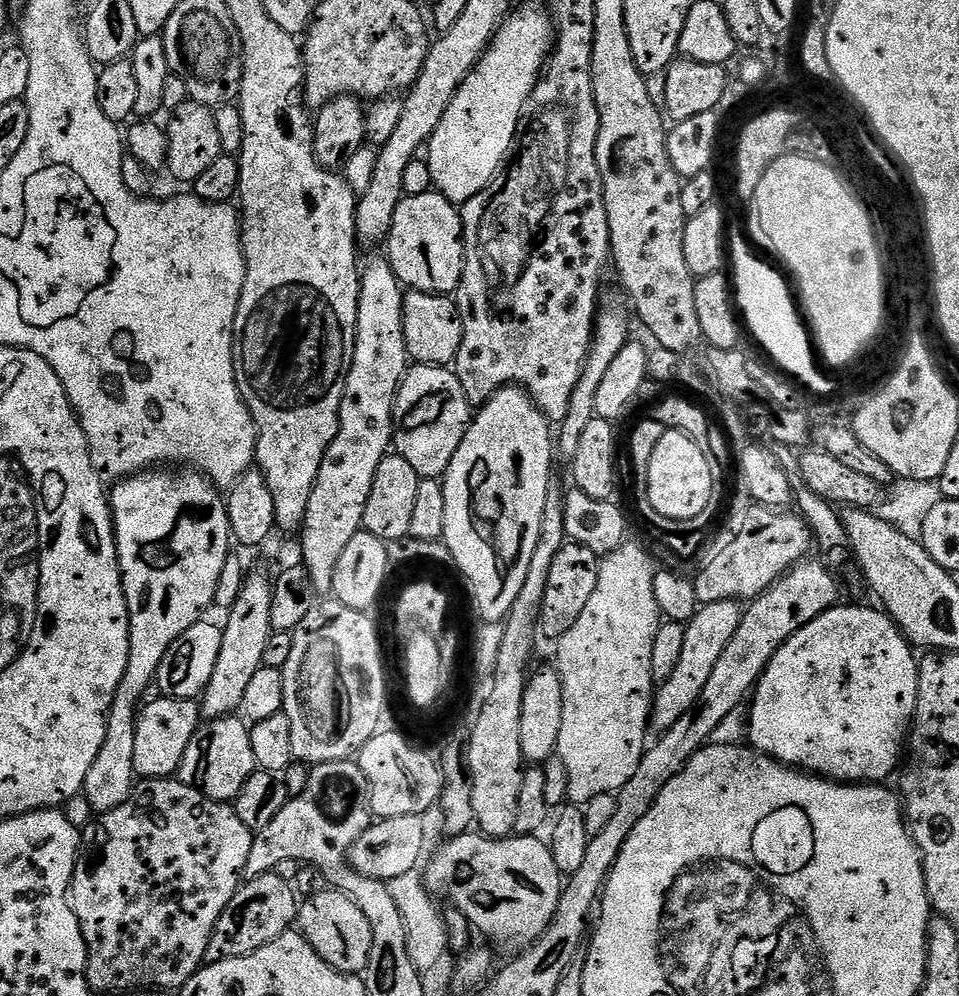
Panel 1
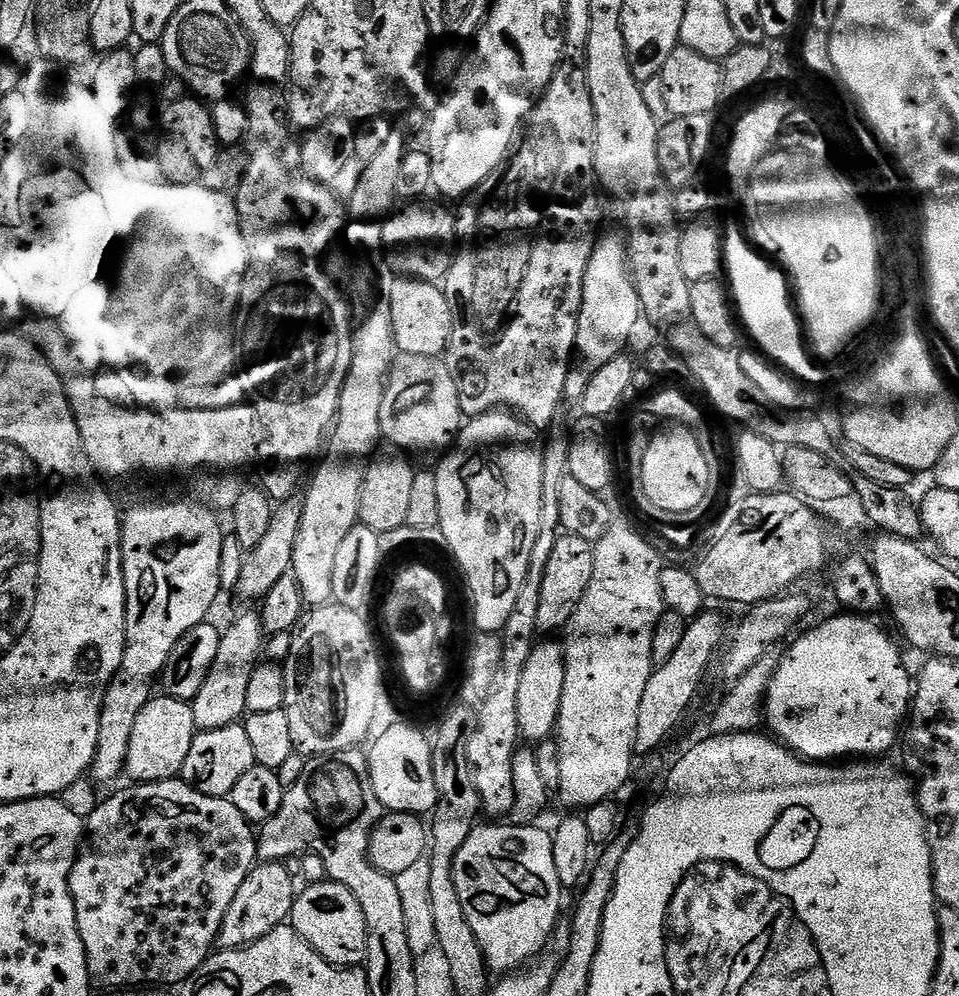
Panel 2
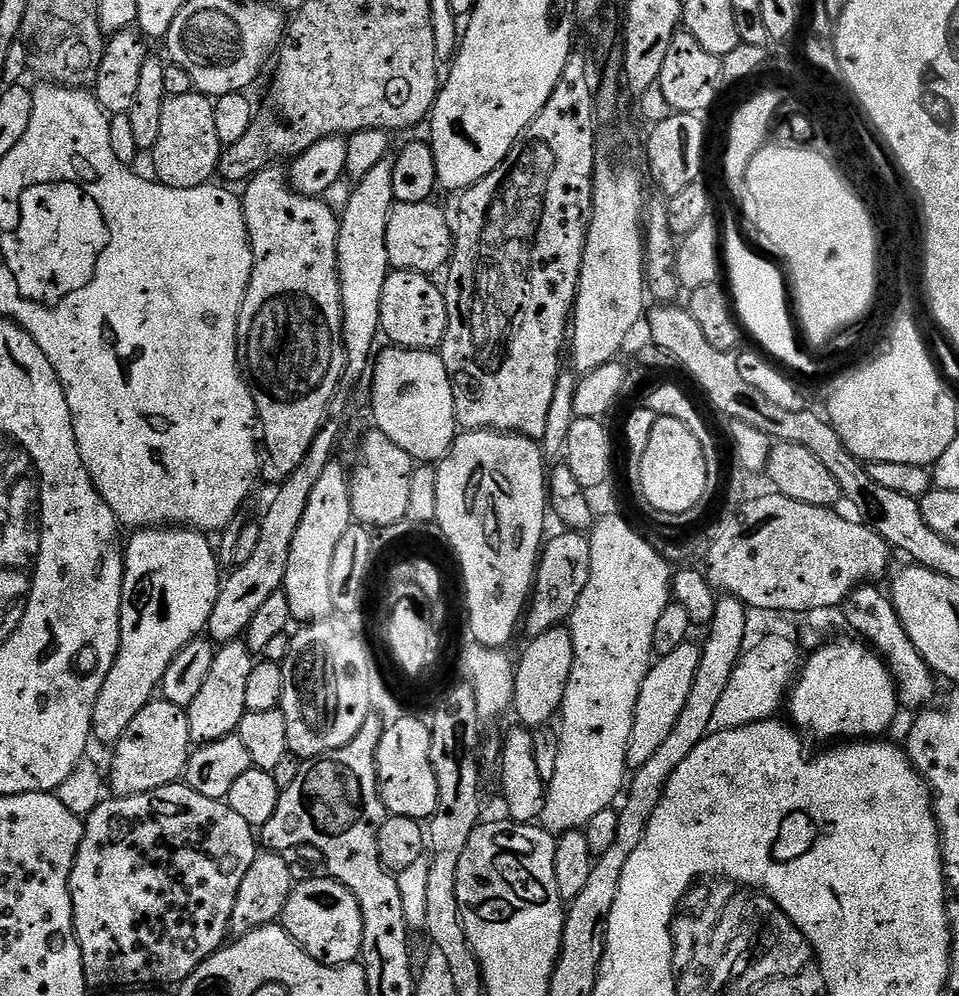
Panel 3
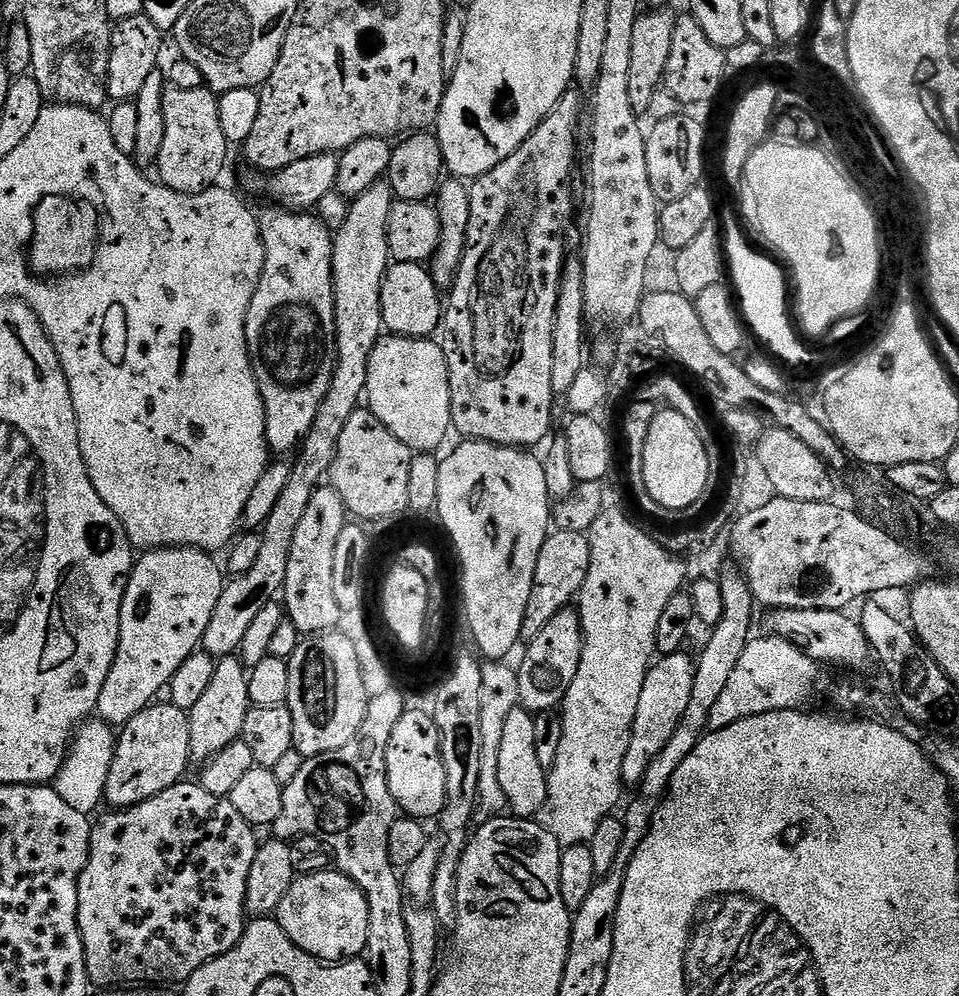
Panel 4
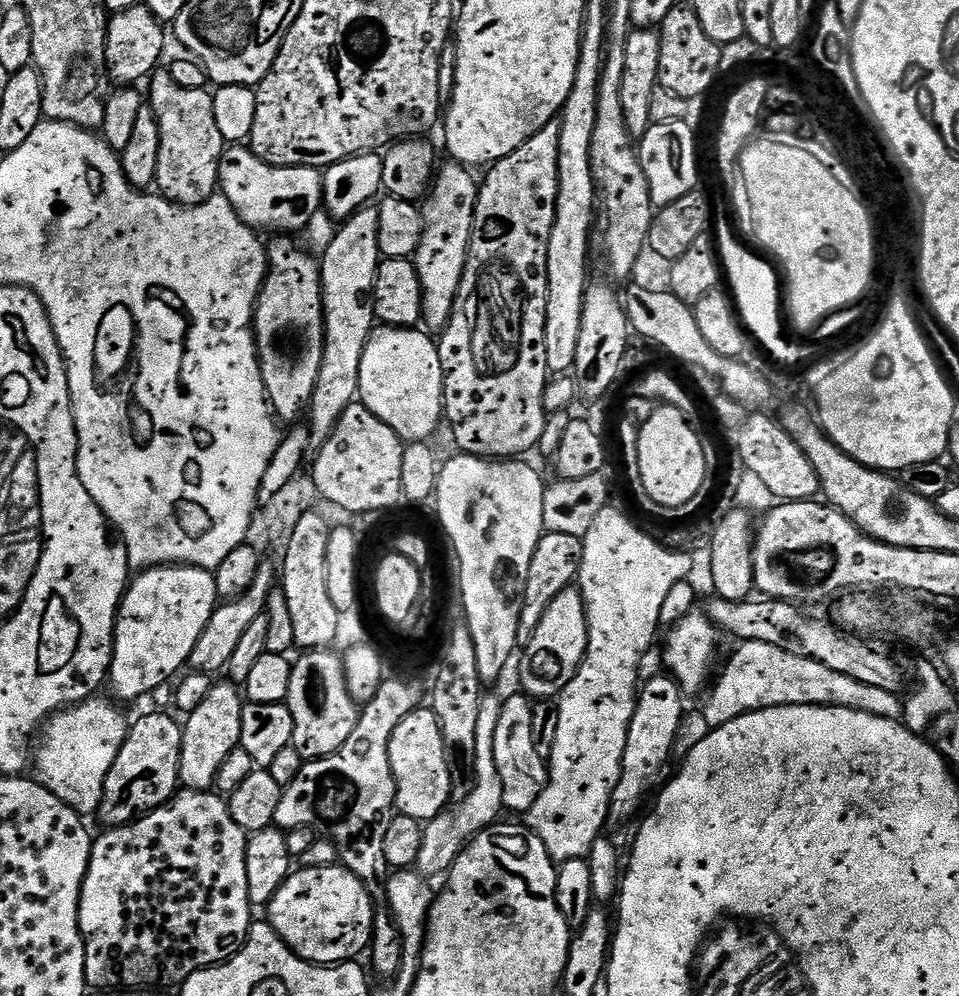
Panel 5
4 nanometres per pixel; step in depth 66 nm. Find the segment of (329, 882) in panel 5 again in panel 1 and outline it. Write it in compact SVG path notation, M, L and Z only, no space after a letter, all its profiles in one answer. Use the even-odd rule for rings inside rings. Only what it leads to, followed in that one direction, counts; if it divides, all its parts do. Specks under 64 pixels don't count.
M339 890L315 892L307 897L298 908L298 931L319 956L339 972L360 974L370 962L370 922L366 922L366 914L358 910L352 899Z

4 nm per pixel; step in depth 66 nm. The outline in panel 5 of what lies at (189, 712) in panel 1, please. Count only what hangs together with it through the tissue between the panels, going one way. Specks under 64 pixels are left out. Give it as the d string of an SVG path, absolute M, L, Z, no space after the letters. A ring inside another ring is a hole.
M152 712L141 720L131 721L126 742L122 750L118 750L118 758L114 758L114 766L110 766L106 774L98 813L104 826L130 824L177 795L183 737L181 721L164 712Z

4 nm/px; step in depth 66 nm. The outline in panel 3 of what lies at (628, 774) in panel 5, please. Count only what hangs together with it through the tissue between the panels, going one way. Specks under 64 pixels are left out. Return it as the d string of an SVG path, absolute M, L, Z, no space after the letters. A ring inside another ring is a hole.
M685 642L678 650L670 650L670 654L659 657L648 669L642 682L642 690L638 690L638 702L634 710L634 726L628 739L629 769L641 768L670 738L670 730L674 730L674 722L678 722L678 714L686 706L686 698L690 698L690 686L694 686L694 674L698 670L698 662L702 651L699 643Z

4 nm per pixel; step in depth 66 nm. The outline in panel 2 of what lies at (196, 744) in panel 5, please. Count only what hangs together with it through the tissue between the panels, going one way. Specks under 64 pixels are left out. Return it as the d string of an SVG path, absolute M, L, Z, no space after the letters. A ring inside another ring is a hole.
M259 611L244 612L228 629L223 629L218 654L214 657L214 666L210 666L210 674L206 674L202 690L198 690L196 697L190 701L197 729L230 726L248 712L246 686L250 686L250 674L254 674L256 665L261 663L265 644L266 633Z

